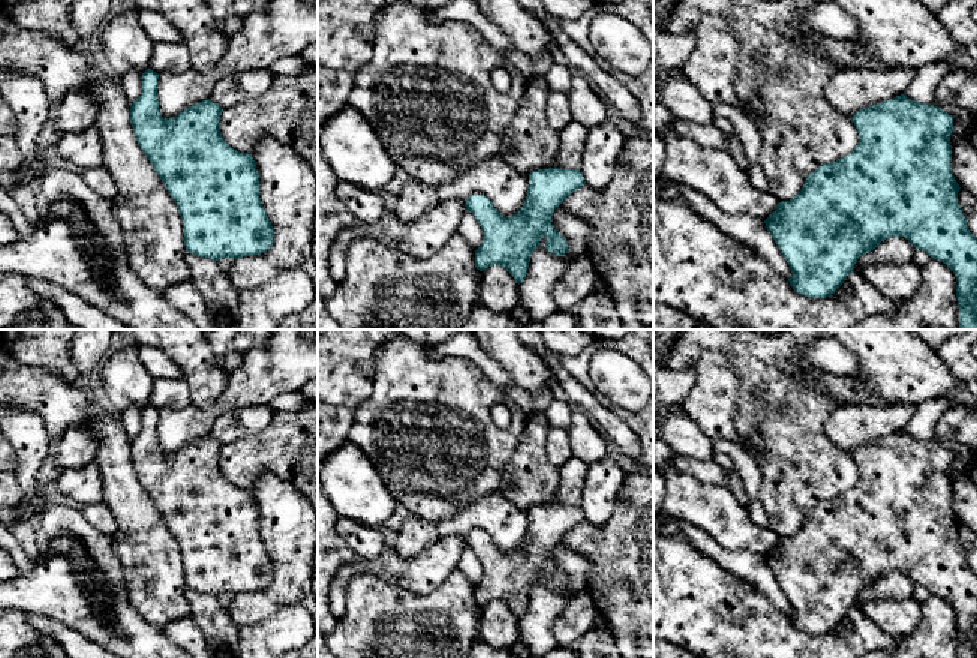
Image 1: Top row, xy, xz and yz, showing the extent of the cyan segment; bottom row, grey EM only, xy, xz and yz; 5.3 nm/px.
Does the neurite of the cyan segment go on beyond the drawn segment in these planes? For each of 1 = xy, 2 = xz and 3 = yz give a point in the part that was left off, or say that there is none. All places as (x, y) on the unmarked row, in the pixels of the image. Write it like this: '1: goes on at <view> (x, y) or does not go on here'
1: does not go on here
2: does not go on here
3: does not go on here

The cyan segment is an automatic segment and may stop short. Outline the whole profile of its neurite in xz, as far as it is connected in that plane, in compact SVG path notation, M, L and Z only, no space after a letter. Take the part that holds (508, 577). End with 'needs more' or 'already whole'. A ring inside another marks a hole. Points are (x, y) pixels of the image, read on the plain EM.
M548 504L532 507L526 537L520 547L511 553L503 553L487 532L469 532L466 546L475 552L483 568L481 582L475 586L475 604L483 607L491 601L505 603L520 621L526 615L532 588L539 582L542 573L547 574L545 585L550 589L556 592L568 589L568 579L551 561L551 552L572 528L584 520L580 505Z; already whole

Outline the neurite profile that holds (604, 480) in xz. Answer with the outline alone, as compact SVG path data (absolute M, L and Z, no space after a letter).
M610 457L587 465L580 508L586 522L604 525L613 514L626 474Z

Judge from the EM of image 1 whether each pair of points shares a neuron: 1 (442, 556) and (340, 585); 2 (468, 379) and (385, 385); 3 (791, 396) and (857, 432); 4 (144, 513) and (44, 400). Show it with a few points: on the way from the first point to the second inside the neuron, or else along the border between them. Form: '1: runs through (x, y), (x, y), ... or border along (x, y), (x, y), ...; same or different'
1: runs through (417, 567), (363, 567); same
2: runs through (447, 379), (406, 385); same
3: border along (841, 402), (823, 426), (823, 432), (841, 448); different
4: runs through (119, 477), (113, 436), (80, 408); same

